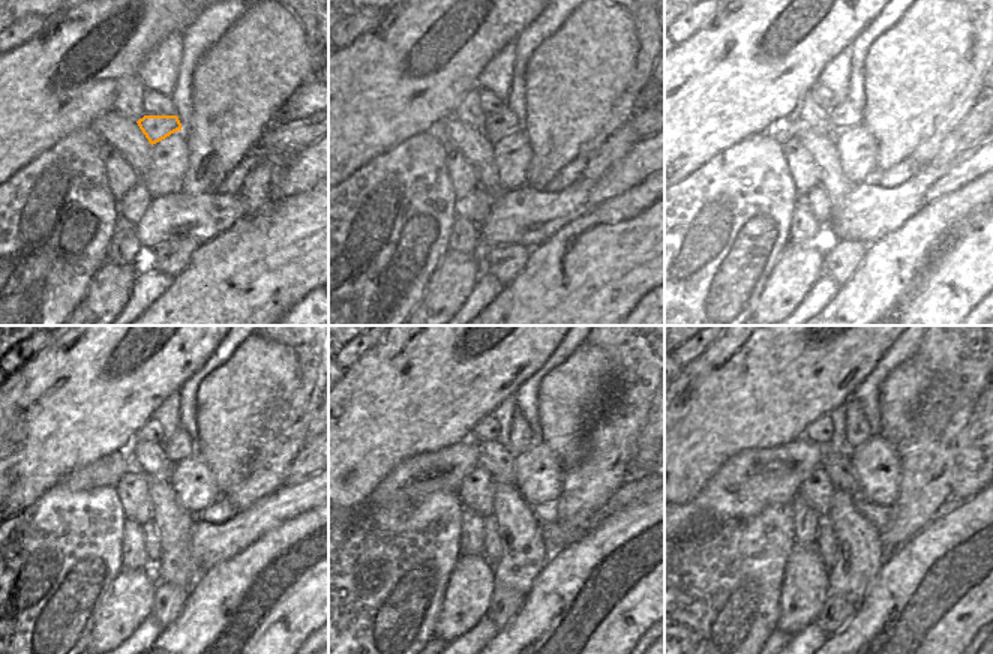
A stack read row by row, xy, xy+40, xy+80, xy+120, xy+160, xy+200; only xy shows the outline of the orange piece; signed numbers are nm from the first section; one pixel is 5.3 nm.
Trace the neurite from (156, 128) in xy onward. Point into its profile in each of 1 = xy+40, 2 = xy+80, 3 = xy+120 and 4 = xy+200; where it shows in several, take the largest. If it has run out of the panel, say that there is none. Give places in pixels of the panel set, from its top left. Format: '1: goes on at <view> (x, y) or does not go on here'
1: goes on at xy+40 (498, 123)
2: goes on at xy+80 (843, 116)
3: goes on at xy+120 (174, 449)
4: goes on at xy+200 (849, 443)

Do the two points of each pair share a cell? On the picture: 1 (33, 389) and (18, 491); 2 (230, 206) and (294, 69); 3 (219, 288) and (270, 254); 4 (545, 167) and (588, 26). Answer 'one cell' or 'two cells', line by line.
1: one cell
2: two cells
3: one cell
4: one cell

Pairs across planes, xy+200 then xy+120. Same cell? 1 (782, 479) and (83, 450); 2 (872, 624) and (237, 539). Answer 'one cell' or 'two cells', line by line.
1: two cells
2: two cells

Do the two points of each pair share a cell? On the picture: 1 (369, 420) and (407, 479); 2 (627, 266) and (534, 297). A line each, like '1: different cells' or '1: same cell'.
1: different cells
2: same cell

